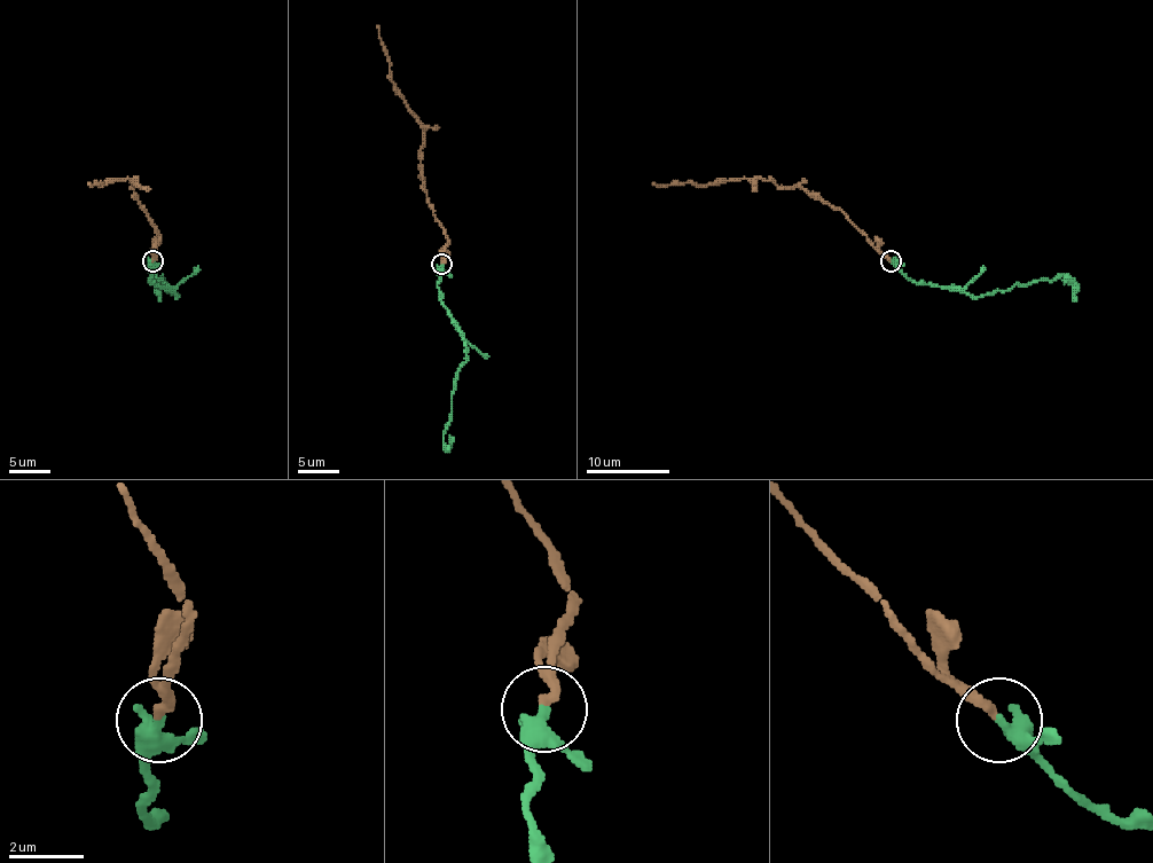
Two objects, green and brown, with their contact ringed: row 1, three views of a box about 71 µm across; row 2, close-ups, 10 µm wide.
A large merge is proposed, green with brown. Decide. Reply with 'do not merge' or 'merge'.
merge

